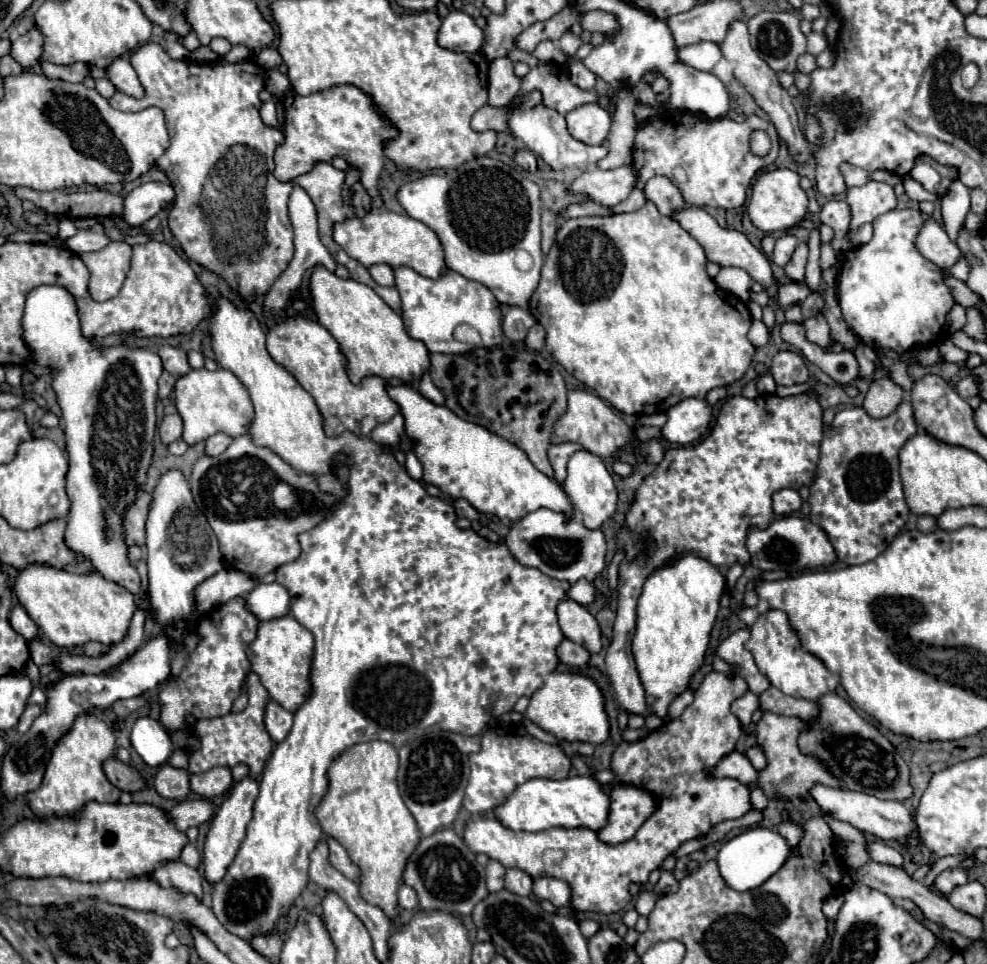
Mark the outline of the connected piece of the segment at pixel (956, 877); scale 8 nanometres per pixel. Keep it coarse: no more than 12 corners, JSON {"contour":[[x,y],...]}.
{"contour":[[947,868],[937,876],[939,892],[949,894],[967,884],[963,868]]}

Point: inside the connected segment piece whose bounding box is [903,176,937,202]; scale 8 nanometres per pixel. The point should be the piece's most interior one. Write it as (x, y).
(915, 191)

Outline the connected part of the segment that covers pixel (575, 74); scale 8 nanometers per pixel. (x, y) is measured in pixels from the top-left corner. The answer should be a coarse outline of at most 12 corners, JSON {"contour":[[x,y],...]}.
{"contour":[[571,62],[571,82],[583,90],[595,88],[595,74],[581,62]]}

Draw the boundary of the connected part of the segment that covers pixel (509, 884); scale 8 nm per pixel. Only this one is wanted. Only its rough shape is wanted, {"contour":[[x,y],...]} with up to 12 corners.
{"contour":[[507,870],[505,888],[529,896],[533,878],[521,870]]}

